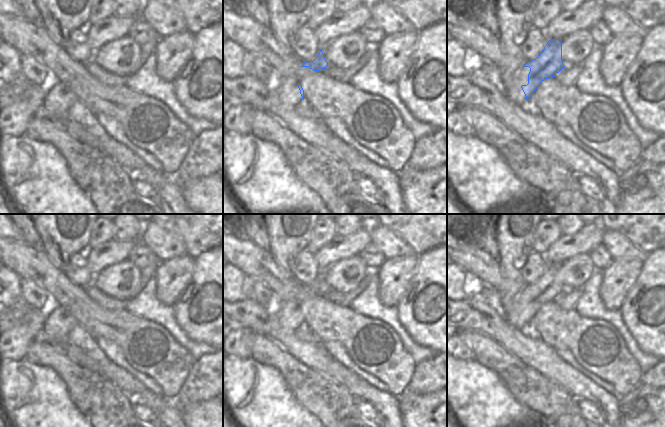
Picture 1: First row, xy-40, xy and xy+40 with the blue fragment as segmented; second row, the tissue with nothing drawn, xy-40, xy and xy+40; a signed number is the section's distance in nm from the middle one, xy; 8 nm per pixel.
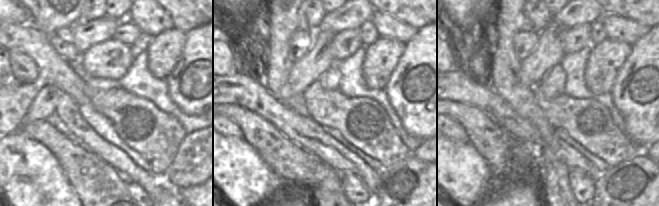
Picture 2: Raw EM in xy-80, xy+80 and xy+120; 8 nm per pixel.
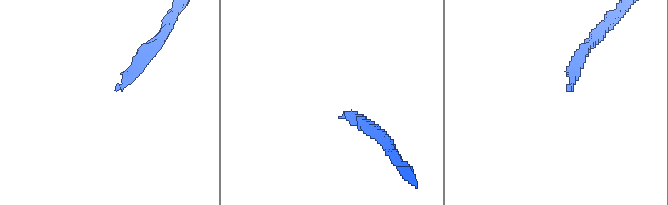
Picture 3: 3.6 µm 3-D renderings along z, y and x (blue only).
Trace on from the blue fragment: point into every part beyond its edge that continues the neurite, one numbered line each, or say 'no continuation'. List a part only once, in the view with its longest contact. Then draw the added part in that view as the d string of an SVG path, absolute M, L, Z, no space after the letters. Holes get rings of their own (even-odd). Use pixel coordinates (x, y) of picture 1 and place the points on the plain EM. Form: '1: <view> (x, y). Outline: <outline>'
1: xy+40 (514, 316). Outline: M524 289L516 295L512 303L510 304L510 308L504 312L504 318L506 321L517 329L527 329L528 325L526 324L526 320L521 312L522 309L528 308L528 298L530 296L529 291L525 291Z

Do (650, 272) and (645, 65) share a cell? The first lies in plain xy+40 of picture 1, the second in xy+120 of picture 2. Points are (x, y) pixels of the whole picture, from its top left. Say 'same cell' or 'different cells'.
same cell

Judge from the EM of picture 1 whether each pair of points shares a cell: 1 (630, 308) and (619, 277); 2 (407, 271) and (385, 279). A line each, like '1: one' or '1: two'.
1: two
2: one

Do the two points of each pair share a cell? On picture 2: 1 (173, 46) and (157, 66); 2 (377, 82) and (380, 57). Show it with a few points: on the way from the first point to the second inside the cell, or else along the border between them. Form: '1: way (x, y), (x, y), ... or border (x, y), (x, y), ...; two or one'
1: way (168, 51), (161, 61); one
2: way (377, 76), (379, 63); one

